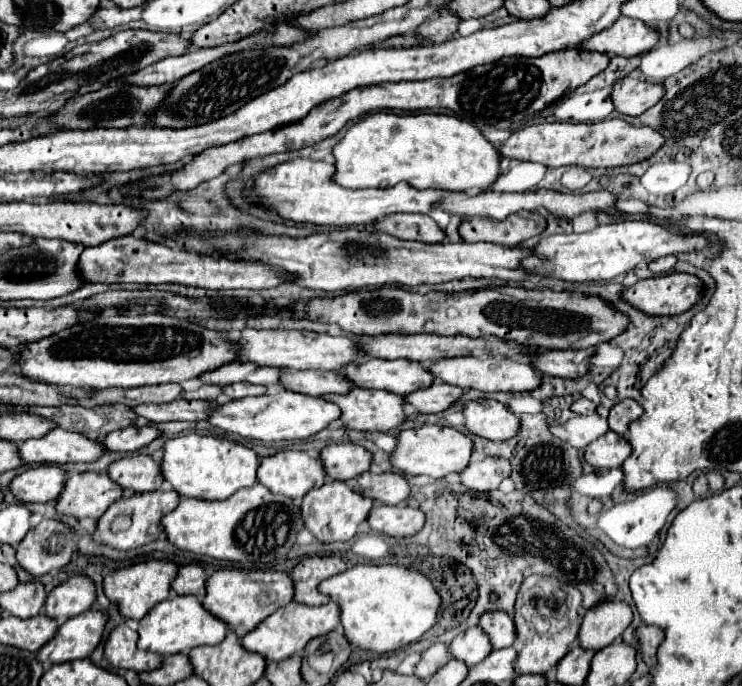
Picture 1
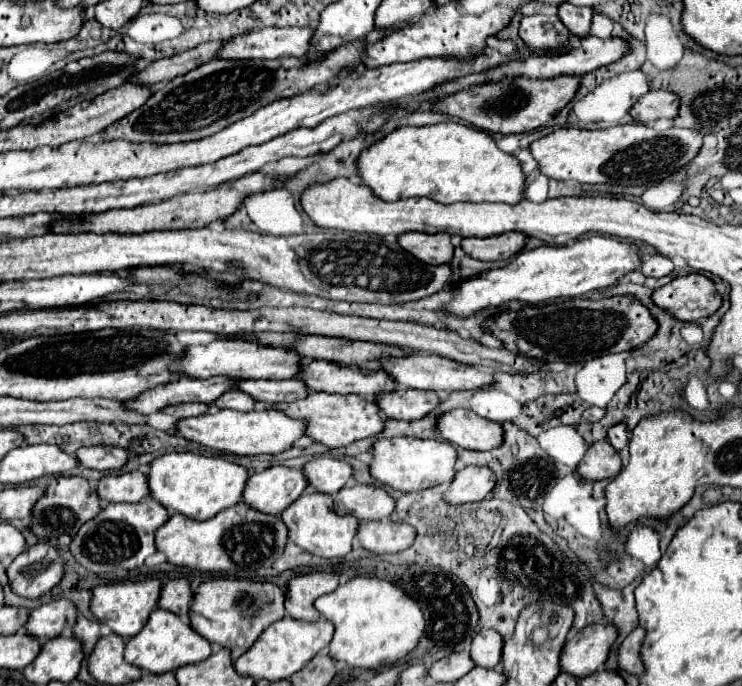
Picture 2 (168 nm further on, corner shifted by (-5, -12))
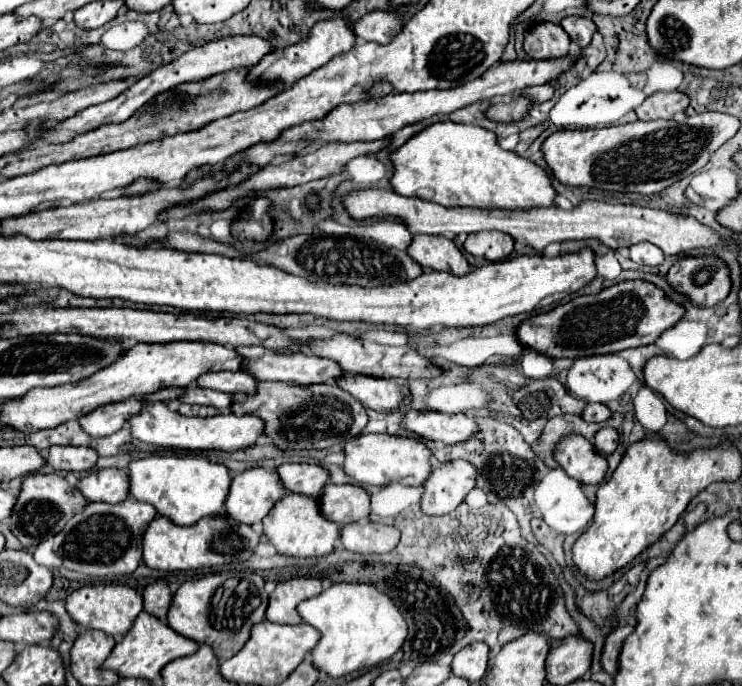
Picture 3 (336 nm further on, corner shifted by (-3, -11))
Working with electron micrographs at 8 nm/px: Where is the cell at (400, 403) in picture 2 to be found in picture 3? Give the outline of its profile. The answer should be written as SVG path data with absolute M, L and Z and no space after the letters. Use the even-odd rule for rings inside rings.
M343 375L335 379L335 383L349 391L355 399L361 401L363 407L373 411L393 411L401 407L401 403L409 401L409 389L405 383L397 379L371 377L371 375Z

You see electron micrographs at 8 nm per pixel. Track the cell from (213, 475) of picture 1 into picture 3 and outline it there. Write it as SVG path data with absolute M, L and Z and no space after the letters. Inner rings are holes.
M151 455L129 463L129 495L137 501L151 503L157 513L177 525L193 525L201 517L225 515L225 491L229 491L229 471L225 465L211 463L203 457L159 457Z

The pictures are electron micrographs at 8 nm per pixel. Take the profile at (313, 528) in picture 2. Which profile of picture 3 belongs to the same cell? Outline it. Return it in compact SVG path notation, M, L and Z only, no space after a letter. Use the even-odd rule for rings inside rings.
M283 495L269 515L263 519L263 533L279 555L285 557L323 557L333 551L335 541L341 535L337 523L325 519L319 511L319 503L307 495Z

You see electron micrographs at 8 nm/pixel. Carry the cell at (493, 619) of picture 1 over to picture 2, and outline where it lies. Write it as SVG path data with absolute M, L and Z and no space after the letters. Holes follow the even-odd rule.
M481 630L471 644L471 658L477 666L483 668L499 668L503 658L503 636L495 630Z

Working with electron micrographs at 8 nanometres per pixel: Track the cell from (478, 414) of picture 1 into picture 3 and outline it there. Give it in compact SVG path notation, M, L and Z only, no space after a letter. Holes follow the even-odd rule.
M407 411L401 427L425 441L437 441L443 445L461 443L477 429L473 417L469 415L449 415L437 411Z

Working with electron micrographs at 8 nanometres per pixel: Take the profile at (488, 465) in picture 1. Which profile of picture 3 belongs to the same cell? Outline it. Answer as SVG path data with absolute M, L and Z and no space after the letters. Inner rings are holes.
M463 459L435 467L423 483L421 511L425 515L447 515L457 509L473 489L473 475L473 465Z

